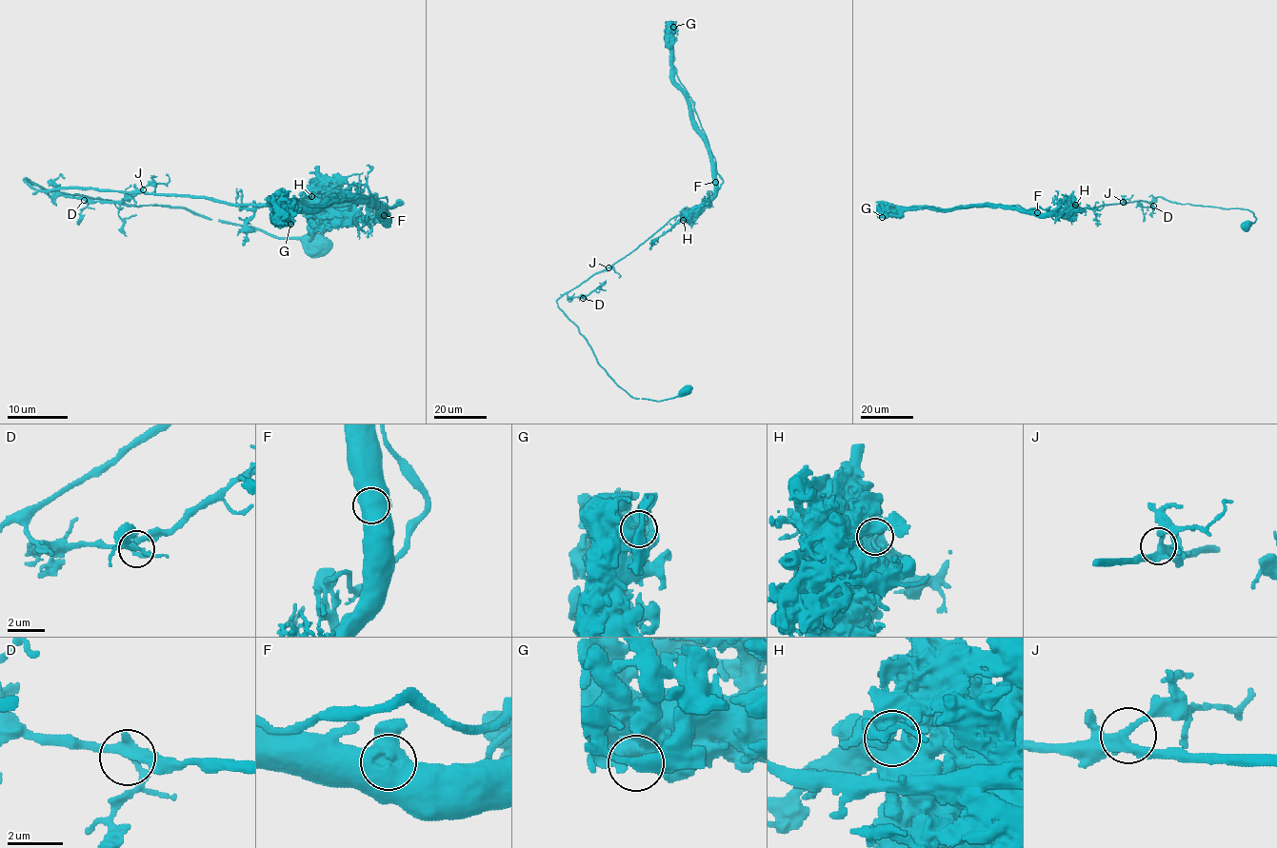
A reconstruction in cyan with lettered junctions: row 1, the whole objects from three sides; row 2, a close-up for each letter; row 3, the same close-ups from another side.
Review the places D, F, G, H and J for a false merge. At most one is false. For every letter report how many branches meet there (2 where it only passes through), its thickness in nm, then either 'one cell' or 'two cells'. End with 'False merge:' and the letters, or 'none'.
D: branches 3; calibre 280 nm; one cell
F: branches 2; calibre 550 nm; one cell
G: branches 2; calibre 400 nm; one cell
H: branches 2; calibre 110 nm; two cells
J: branches 3; calibre 280 nm; one cell
False merge: H

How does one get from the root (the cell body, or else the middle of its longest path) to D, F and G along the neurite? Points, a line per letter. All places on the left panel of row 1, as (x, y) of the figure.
D: (318, 246), (275, 238), (182, 207), (126, 206), (58, 194), (24, 179), (50, 195), (84, 200)
F: (318, 246), (182, 207), (58, 194), (24, 179), (37, 189), (189, 194), (384, 215)
G: (318, 246), (24, 179), (37, 189), (344, 206), (383, 220), (369, 203), (329, 202), (288, 206), (290, 224)

